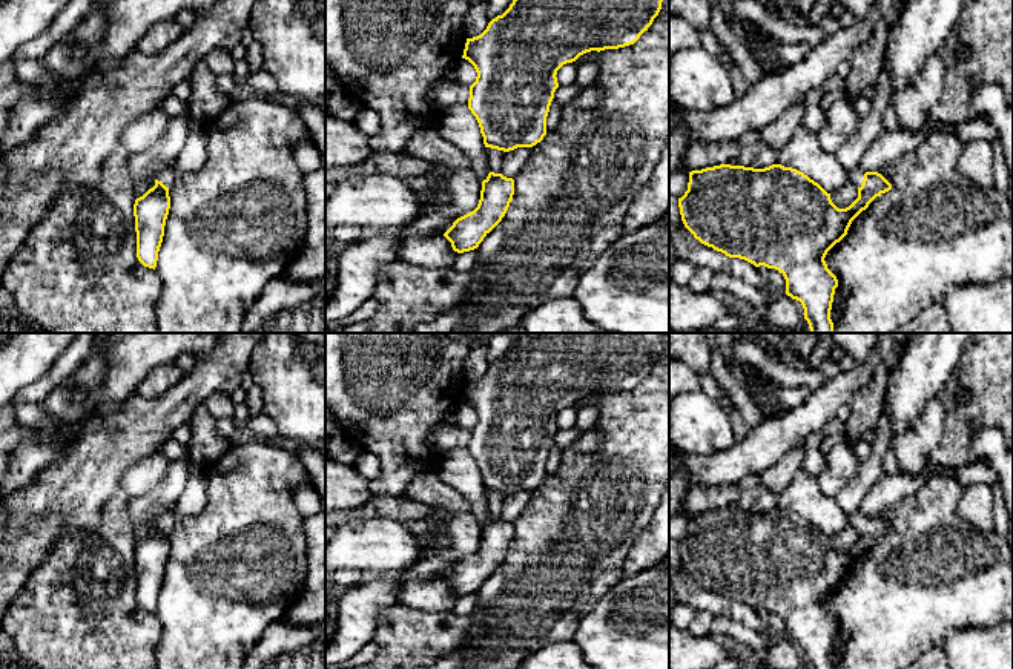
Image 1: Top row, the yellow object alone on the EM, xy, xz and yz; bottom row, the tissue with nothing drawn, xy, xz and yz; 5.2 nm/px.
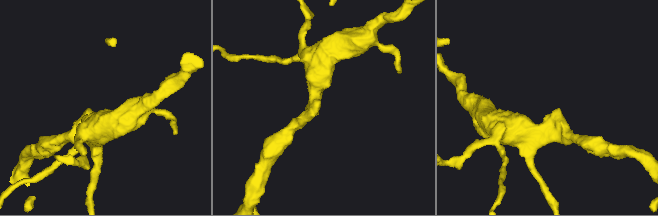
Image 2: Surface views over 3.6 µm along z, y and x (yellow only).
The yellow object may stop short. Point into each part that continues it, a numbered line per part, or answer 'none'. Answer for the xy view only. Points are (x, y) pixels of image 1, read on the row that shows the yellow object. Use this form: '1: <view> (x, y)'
1: xy (192, 157)

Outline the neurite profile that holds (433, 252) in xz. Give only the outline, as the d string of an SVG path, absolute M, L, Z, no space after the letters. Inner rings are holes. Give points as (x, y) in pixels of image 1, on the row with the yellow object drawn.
M444 235L404 238L396 247L396 259L422 269L451 269L457 252Z

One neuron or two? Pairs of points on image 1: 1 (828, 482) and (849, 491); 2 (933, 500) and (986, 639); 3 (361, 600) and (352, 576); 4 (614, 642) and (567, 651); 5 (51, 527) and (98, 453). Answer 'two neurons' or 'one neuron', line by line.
1: two neurons
2: two neurons
3: two neurons
4: two neurons
5: two neurons

